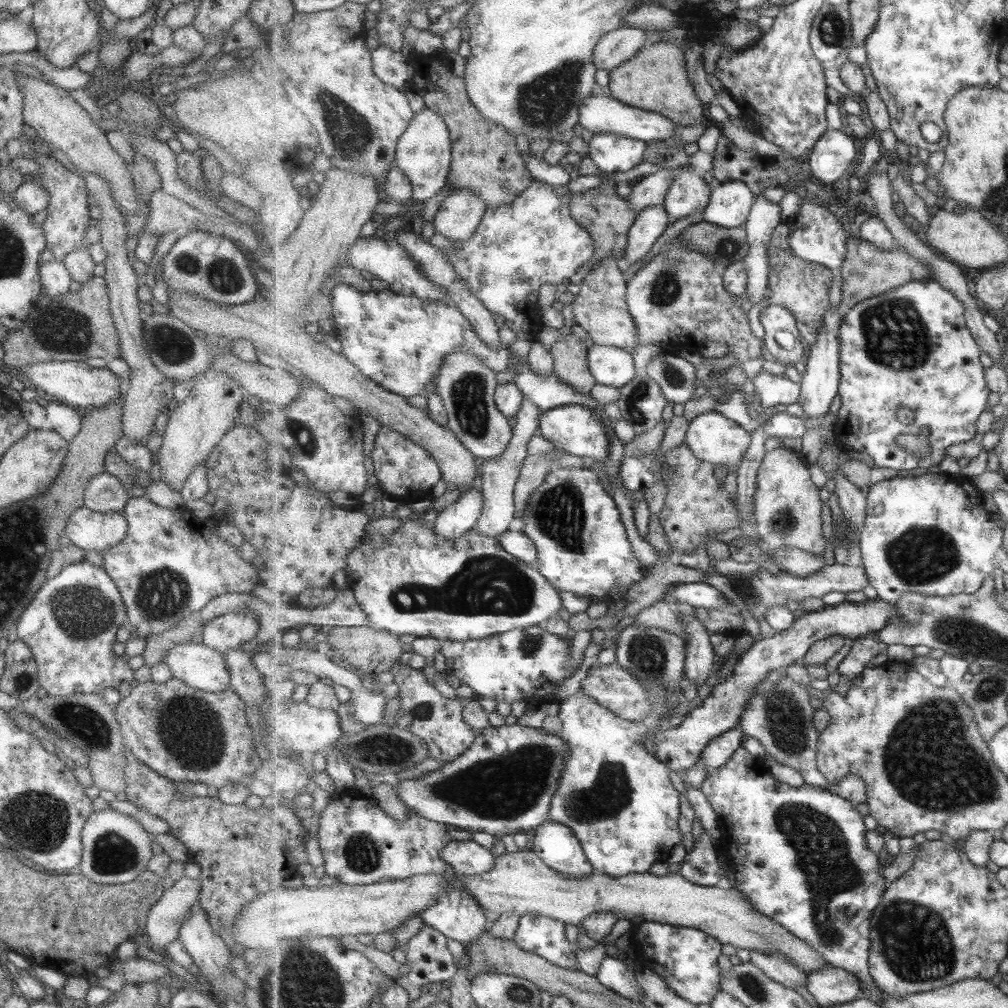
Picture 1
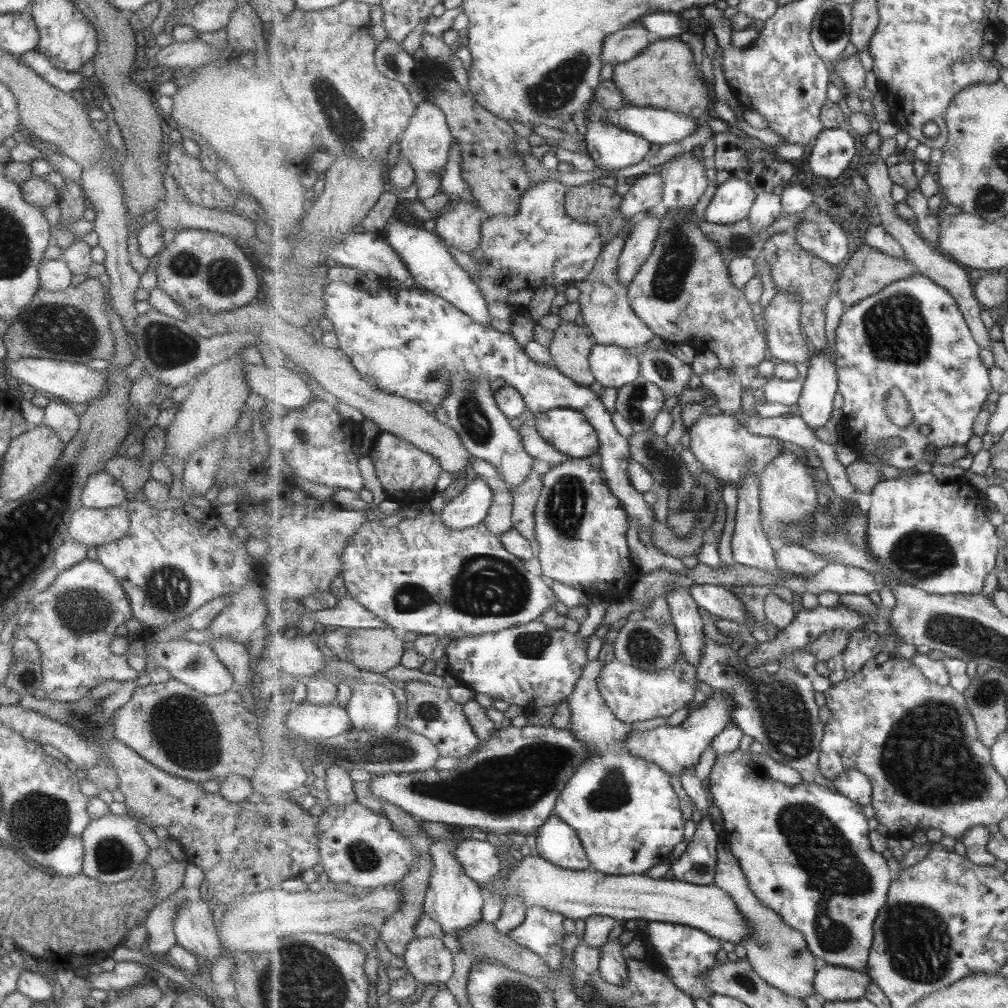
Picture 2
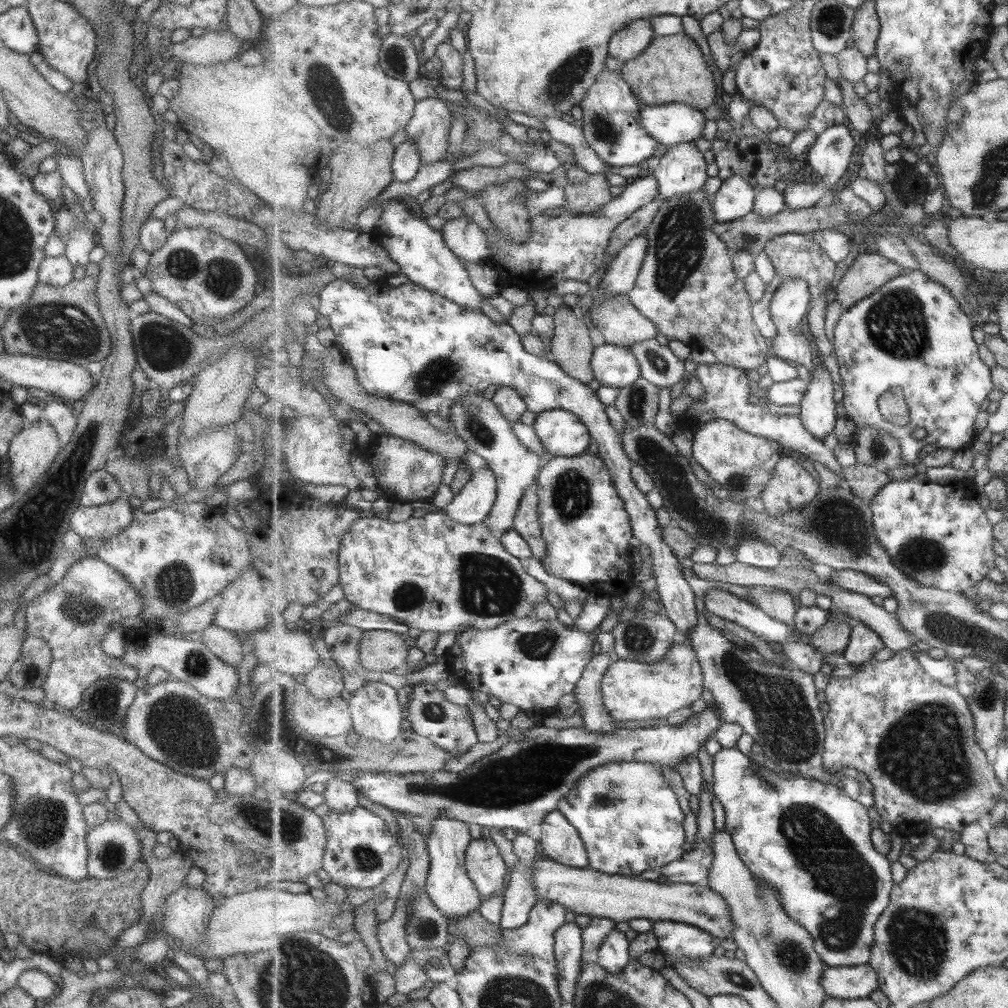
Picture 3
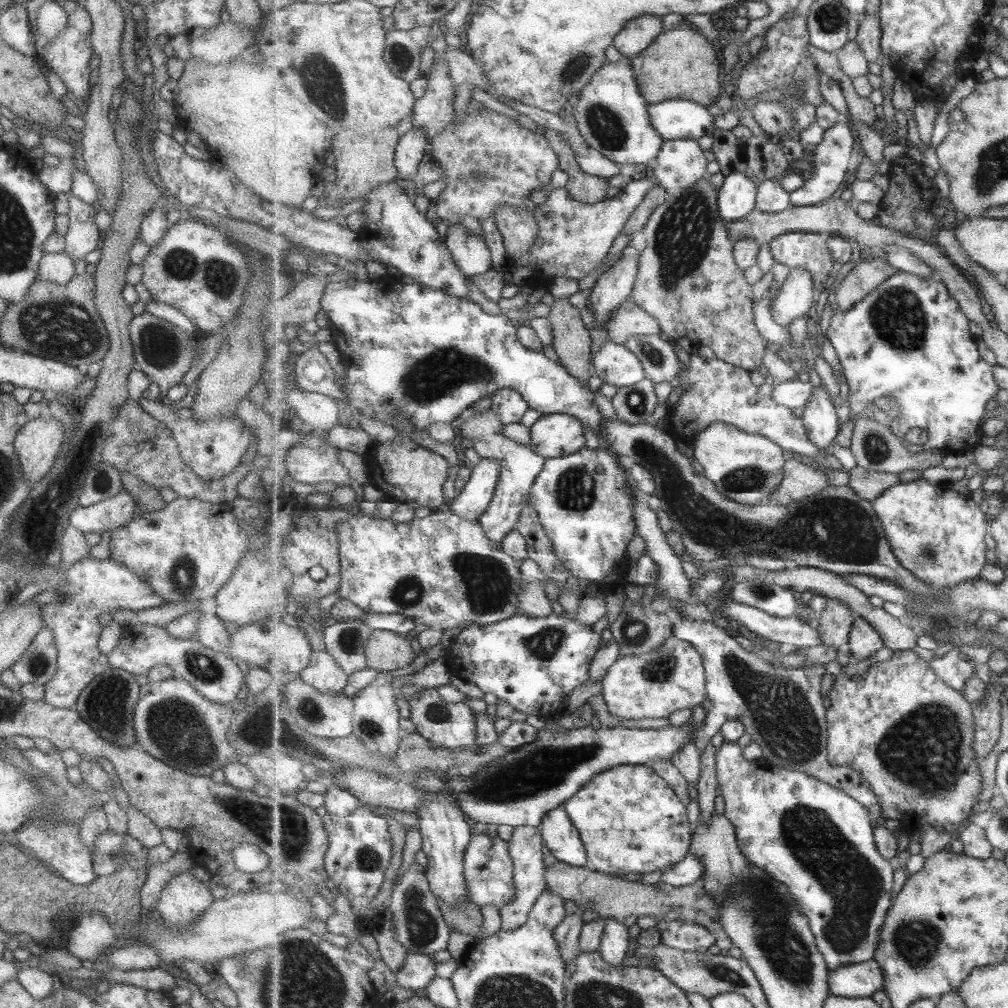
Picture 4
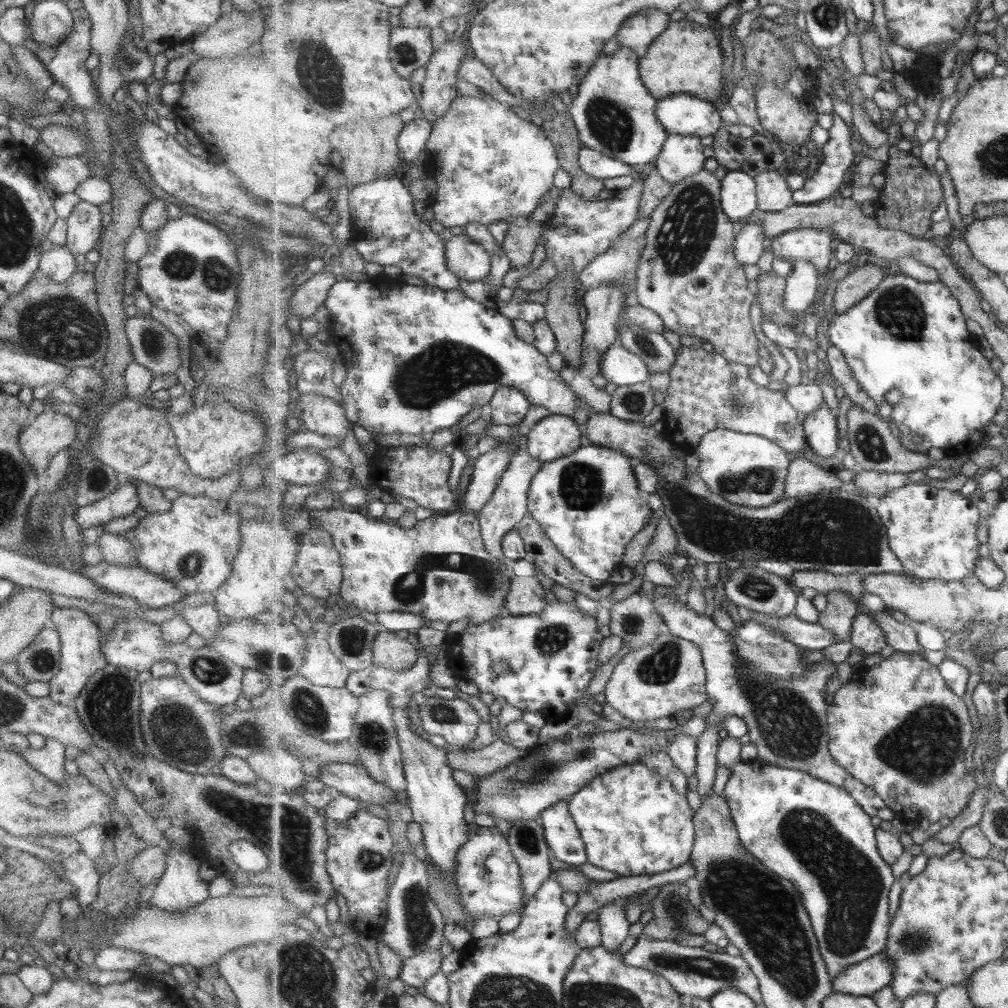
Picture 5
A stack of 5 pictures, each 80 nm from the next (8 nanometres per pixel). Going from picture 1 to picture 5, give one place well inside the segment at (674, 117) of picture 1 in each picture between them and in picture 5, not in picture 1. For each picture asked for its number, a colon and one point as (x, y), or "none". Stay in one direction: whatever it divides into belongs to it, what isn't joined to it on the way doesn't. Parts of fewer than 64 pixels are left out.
2: (664, 75)
3: (673, 69)
4: (681, 63)
5: (687, 57)

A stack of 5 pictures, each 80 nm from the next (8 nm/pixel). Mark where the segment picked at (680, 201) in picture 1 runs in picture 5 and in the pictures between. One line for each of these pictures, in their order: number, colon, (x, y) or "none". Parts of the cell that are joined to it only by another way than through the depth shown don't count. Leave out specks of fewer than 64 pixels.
2: (685, 181)
3: (681, 169)
4: (681, 163)
5: (682, 156)

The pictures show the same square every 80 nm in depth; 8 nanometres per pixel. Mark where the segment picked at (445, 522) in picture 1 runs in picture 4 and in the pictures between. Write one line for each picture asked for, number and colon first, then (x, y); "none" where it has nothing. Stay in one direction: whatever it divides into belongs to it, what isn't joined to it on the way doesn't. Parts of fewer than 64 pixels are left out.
2: (469, 509)
3: (474, 504)
4: (476, 496)

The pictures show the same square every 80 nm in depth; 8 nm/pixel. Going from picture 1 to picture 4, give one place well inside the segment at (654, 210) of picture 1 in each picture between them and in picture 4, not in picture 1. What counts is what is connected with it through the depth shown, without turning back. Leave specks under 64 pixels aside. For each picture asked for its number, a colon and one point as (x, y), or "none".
2: (640, 244)
3: (623, 272)
4: (613, 288)

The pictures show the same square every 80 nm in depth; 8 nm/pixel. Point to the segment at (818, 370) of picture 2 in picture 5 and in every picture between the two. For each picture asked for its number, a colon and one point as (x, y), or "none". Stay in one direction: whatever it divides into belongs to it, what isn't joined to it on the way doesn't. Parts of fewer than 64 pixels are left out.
3: (818, 413)
4: (820, 416)
5: (822, 432)

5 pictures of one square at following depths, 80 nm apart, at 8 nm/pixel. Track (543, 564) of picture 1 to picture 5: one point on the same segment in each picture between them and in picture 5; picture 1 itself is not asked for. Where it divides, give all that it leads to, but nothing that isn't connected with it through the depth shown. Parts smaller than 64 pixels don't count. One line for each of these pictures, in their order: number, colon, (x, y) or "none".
2: (582, 528)
3: (589, 535)
4: (583, 500)
5: (589, 504)

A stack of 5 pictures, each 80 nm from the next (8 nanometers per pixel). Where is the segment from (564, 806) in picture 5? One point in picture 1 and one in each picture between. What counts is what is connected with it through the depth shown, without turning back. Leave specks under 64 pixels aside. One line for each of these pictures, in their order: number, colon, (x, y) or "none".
1: (560, 848)
2: (558, 842)
3: (560, 840)
4: (562, 838)

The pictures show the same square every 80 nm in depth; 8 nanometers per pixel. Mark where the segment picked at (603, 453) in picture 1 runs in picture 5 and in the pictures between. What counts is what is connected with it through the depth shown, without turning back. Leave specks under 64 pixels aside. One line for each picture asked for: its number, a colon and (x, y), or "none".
2: (569, 431)
3: (564, 434)
4: (555, 435)
5: (553, 437)

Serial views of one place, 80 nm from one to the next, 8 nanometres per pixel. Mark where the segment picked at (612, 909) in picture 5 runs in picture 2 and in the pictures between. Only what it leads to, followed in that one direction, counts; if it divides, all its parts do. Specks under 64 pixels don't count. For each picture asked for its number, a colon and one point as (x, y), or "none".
2: (614, 969)
3: (614, 955)
4: (615, 945)

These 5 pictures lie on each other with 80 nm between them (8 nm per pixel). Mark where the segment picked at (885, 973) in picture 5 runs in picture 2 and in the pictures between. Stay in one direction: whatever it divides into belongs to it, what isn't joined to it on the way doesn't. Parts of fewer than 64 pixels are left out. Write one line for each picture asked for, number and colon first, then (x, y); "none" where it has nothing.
2: (834, 983)
3: (850, 982)
4: (861, 980)

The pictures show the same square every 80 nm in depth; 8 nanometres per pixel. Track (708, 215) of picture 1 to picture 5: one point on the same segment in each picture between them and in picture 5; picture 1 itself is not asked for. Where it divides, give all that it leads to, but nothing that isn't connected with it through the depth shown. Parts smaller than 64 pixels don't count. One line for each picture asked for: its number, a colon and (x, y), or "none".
2: (732, 202)
3: (736, 198)
4: (737, 197)
5: (739, 189)

